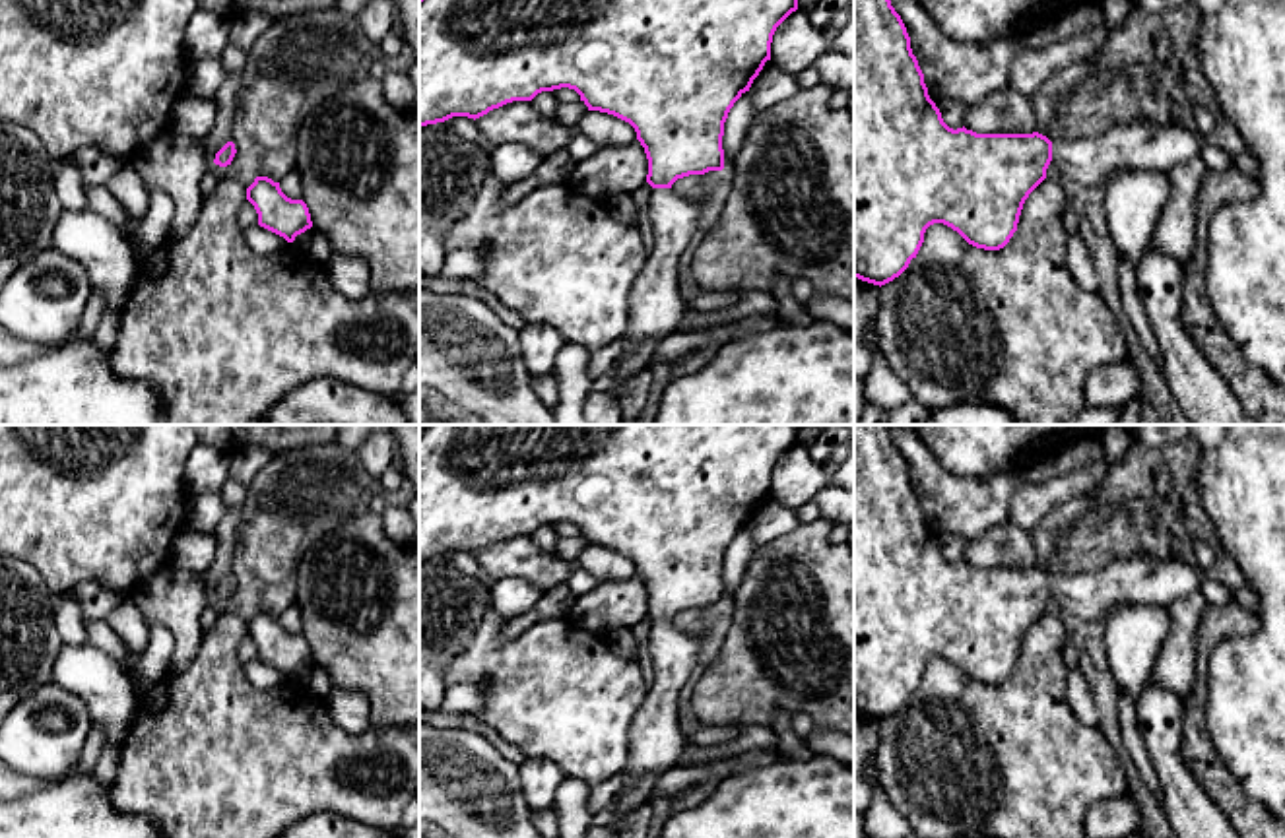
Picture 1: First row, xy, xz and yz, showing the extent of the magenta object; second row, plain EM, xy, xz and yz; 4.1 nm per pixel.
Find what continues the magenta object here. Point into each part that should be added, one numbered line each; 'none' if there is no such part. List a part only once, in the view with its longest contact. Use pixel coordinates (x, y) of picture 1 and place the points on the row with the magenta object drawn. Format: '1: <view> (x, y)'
1: yz (1138, 140)

